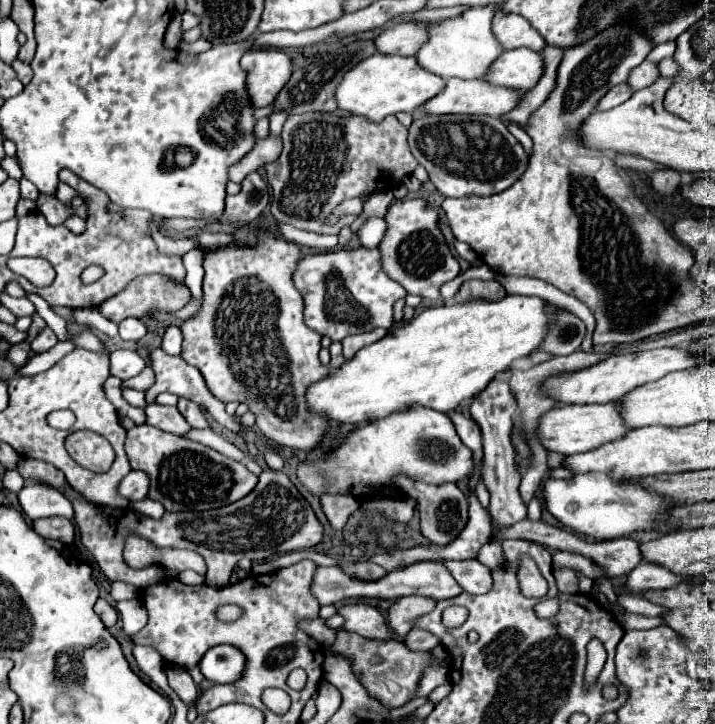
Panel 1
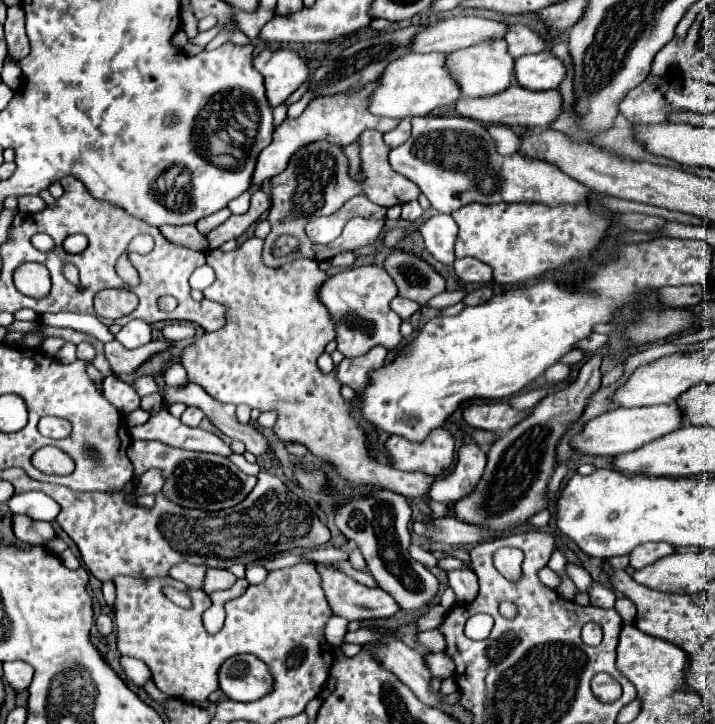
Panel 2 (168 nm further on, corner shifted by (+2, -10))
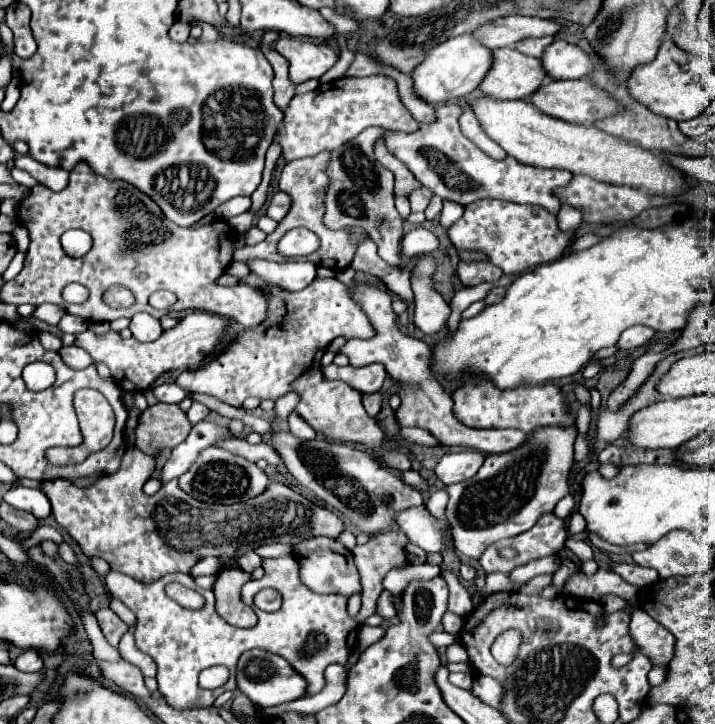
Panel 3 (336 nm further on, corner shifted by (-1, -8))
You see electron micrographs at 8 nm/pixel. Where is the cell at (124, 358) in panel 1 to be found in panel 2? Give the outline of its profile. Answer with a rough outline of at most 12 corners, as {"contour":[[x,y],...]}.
{"contour":[[140,376],[134,380],[134,390],[140,396],[158,392],[152,376]]}

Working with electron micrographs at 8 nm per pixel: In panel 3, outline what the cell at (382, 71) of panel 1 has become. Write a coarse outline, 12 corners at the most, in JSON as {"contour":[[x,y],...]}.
{"contour":[[473,34],[435,46],[413,70],[417,94],[471,94],[493,66]]}

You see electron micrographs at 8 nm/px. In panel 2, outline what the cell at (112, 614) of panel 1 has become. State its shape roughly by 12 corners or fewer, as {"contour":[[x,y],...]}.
{"contour":[[108,614],[96,618],[96,630],[102,636],[114,632],[114,622]]}

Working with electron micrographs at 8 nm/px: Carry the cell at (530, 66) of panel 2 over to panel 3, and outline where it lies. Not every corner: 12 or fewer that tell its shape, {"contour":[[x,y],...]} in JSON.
{"contour":[[555,40],[541,62],[555,80],[585,78],[591,54]]}

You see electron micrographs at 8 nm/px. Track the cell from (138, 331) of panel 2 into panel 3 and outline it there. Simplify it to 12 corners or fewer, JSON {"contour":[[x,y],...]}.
{"contour":[[141,312],[131,318],[133,338],[153,342],[161,336],[157,318]]}

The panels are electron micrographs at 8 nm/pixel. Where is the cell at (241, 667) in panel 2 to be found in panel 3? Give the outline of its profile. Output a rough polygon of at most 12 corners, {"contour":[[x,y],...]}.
{"contour":[[247,650],[237,688],[267,708],[303,698],[307,680],[281,656]]}

